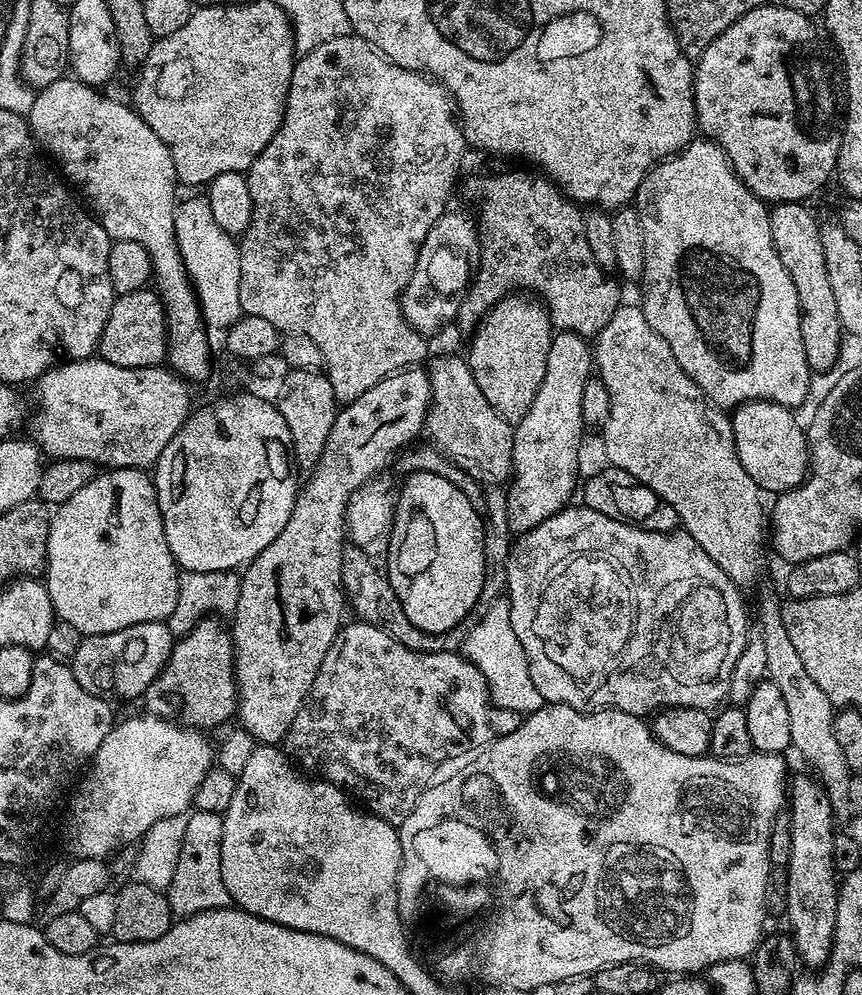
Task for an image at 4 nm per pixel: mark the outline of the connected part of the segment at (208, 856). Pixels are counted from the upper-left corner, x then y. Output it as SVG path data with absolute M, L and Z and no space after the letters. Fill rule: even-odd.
M193 811L188 816L185 837L182 839L181 853L174 869L173 880L166 889L169 908L173 917L193 916L206 910L218 910L232 904L222 882L222 830L224 818L219 812Z

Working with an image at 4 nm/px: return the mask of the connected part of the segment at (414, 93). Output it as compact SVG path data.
M347 34L322 41L309 52L303 53L292 67L290 90L280 128L246 173L254 210L250 226L238 240L242 270L238 298L242 298L243 315L266 318L266 322L270 322L270 326L274 326L281 334L305 335L318 346L337 401L357 400L366 394L366 390L370 390L370 386L382 382L387 376L419 365L420 359L427 354L428 348L424 345L427 344L426 338L414 330L410 322L406 322L400 309L400 296L410 282L410 274L418 262L426 234L430 234L430 230L449 207L448 195L452 192L452 183L456 180L464 148L464 129L461 121L454 117L454 102L448 89L440 81L422 72L411 72L390 62L373 44L358 35Z

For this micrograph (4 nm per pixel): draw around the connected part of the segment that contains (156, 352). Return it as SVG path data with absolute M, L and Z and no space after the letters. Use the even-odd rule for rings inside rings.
M151 287L139 288L130 294L116 296L110 318L102 330L99 359L127 368L155 368L165 363L168 355L168 327L164 317L164 303Z

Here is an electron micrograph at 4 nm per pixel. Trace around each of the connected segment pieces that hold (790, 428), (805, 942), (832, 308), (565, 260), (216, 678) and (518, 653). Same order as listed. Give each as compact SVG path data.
M751 400L745 404L739 404L731 413L732 433L734 434L734 446L738 450L738 458L742 462L742 470L754 478L754 482L765 493L779 494L790 488L797 488L803 484L806 475L808 461L808 438L803 427L796 425L797 413L790 408L784 408L769 400Z
M807 774L808 776L793 775L790 780L790 807L787 809L786 815L790 821L790 862L787 866L788 873L788 910L786 913L786 921L792 929L790 935L794 946L796 947L796 954L801 965L805 964L805 969L819 970L824 967L832 958L832 939L834 938L834 930L836 929L836 897L838 895L838 873L834 863L834 846L836 845L834 839L834 827L832 828L832 820L834 821L834 813L832 811L832 803L826 794L826 790L816 779L815 775Z
M780 202L768 217L772 223L772 237L778 250L778 258L784 260L786 274L792 276L794 290L800 299L800 325L802 326L802 346L808 355L808 367L813 373L828 372L832 363L840 356L840 336L842 329L838 318L838 306L830 294L830 277L824 269L822 258L822 234L818 219L808 212L804 202Z
M500 172L497 176L476 176L472 180L472 188L480 195L480 216L478 215L478 231L480 234L480 243L478 245L478 263L474 268L474 275L471 277L468 294L464 297L464 301L460 304L460 309L455 318L455 323L460 324L460 328L465 334L471 333L476 325L480 323L482 317L496 305L502 298L506 298L510 294L519 293L521 290L527 290L529 293L535 294L542 301L545 308L548 309L548 317L552 319L553 329L562 332L577 332L579 336L585 338L595 338L606 326L606 322L610 322L610 318L614 318L614 310L618 310L622 303L620 297L620 288L612 280L607 280L605 269L598 266L598 262L594 262L594 254L590 254L590 242L586 242L586 230L584 229L584 212L581 205L575 200L569 200L557 184L552 183L547 176L543 174L535 174L531 176L528 172Z
M203 618L189 633L172 645L172 653L158 678L148 688L147 711L161 720L171 720L186 728L219 729L238 712L236 674L232 663L232 634L216 620Z
M498 599L494 602L494 606L490 606L486 618L482 618L482 622L478 622L474 630L470 630L470 638L464 643L462 652L486 678L492 703L521 714L536 712L544 707L546 702L538 694L530 678L528 659L522 650L522 642L518 642L518 634L514 634L507 599Z

